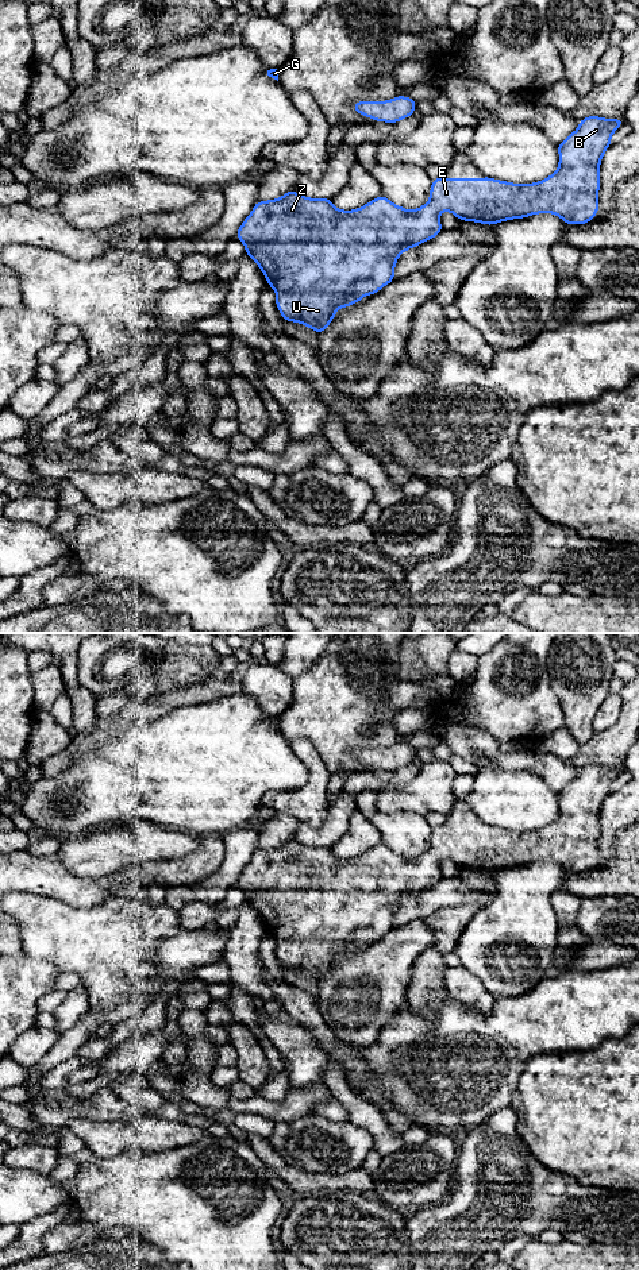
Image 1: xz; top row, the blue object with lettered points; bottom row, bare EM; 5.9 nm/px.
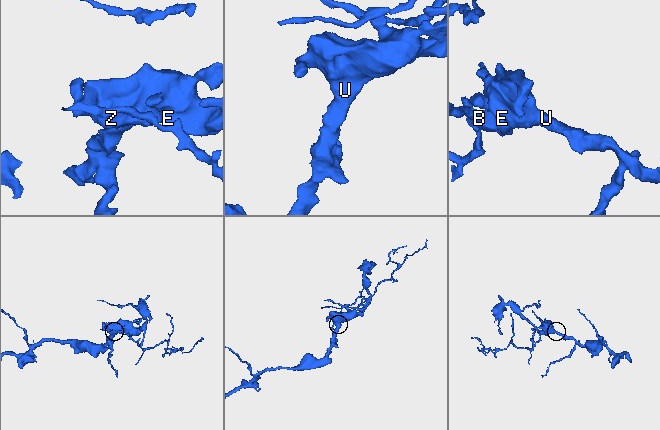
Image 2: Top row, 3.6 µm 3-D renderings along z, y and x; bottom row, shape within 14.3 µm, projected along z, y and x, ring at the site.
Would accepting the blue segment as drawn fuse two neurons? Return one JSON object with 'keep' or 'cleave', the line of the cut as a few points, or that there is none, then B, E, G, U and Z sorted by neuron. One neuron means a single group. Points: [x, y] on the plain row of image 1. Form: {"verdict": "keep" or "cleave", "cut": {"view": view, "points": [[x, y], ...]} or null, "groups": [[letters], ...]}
{"verdict": "keep", "cut": null, "groups": [["B", "E", "G", "U", "Z"]]}

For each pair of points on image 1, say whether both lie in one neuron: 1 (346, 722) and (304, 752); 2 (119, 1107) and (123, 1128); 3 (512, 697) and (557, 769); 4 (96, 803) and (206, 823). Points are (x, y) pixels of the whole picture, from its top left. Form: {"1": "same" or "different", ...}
{"1": "different", "2": "different", "3": "different", "4": "same"}

